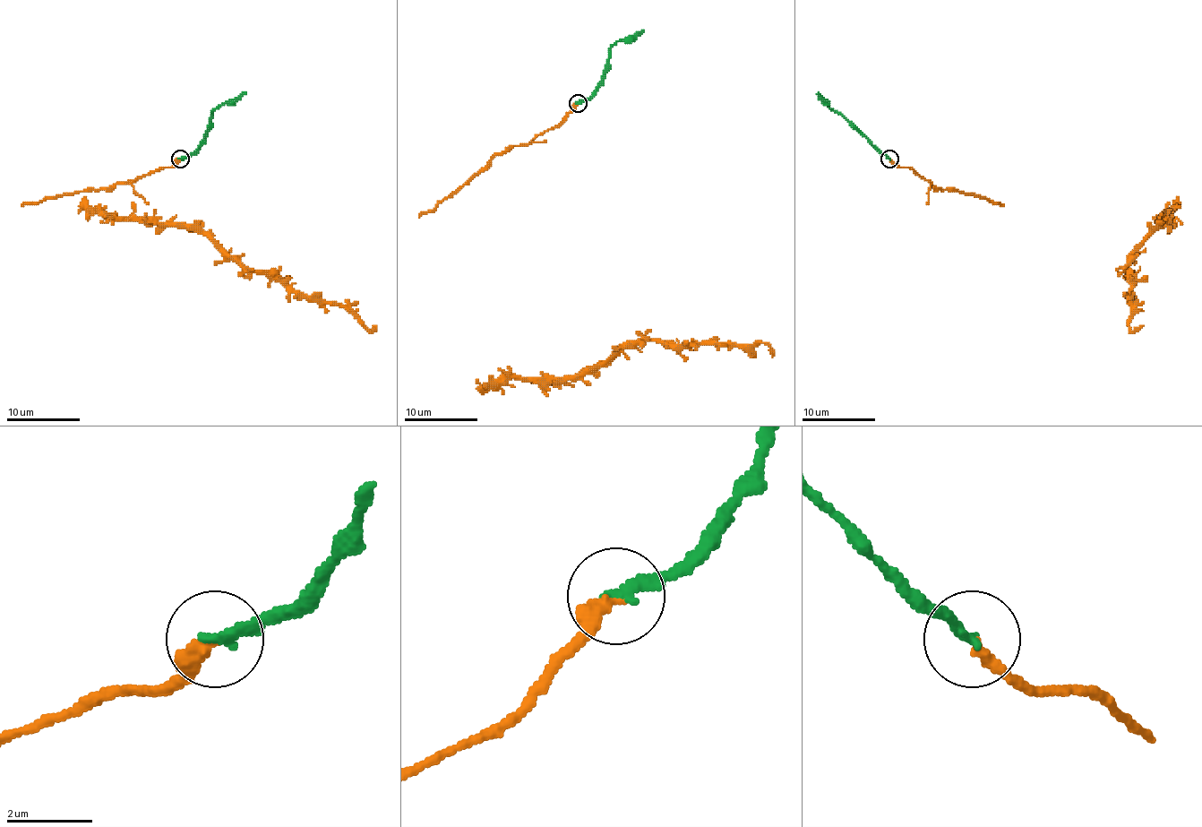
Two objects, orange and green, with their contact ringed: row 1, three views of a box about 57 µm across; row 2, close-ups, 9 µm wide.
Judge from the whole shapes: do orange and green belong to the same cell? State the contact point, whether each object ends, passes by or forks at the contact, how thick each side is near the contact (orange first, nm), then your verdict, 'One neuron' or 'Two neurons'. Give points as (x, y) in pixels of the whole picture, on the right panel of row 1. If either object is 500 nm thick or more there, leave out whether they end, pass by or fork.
Place: (889, 159). At the ring orange ends. At the ring green ends. Thickness 320 nm (orange) against 280 nm. One neuron

